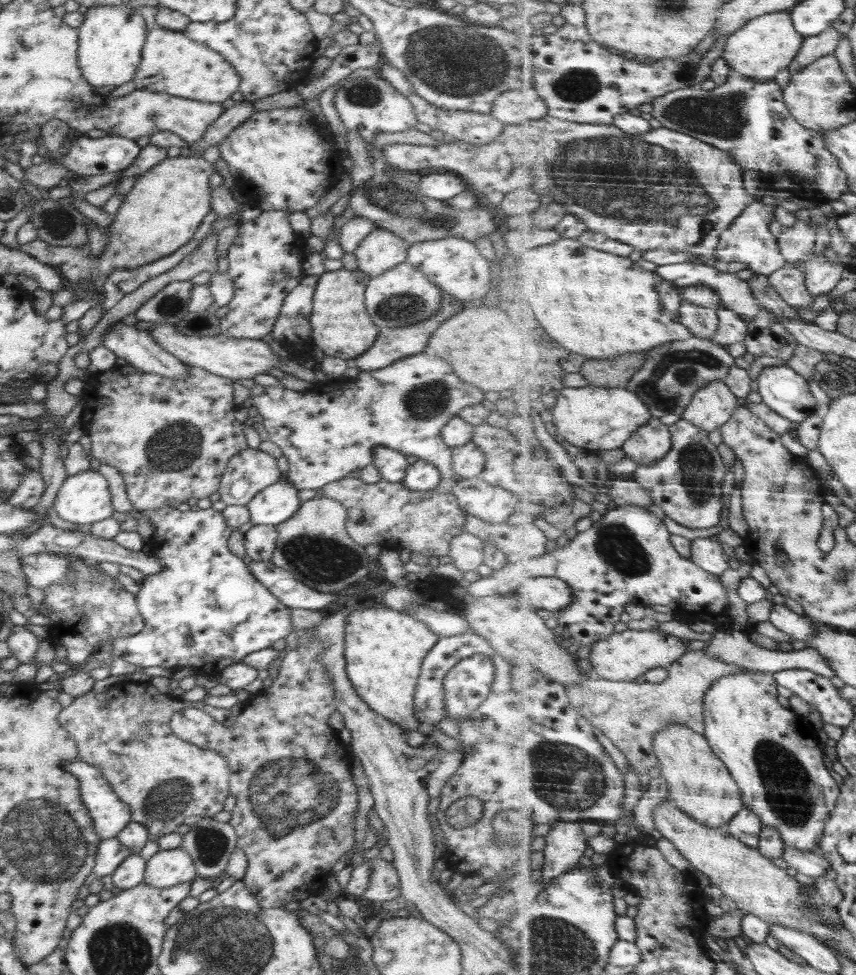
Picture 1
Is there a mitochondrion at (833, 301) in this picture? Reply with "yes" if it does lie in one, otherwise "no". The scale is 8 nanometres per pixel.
no

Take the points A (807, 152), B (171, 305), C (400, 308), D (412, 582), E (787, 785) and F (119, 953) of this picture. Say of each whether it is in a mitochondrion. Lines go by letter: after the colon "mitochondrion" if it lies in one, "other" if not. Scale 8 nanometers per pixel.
A: other
B: mitochondrion
C: mitochondrion
D: other
E: mitochondrion
F: mitochondrion

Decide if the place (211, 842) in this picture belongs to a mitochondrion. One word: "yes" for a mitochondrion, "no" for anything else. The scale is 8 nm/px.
yes

